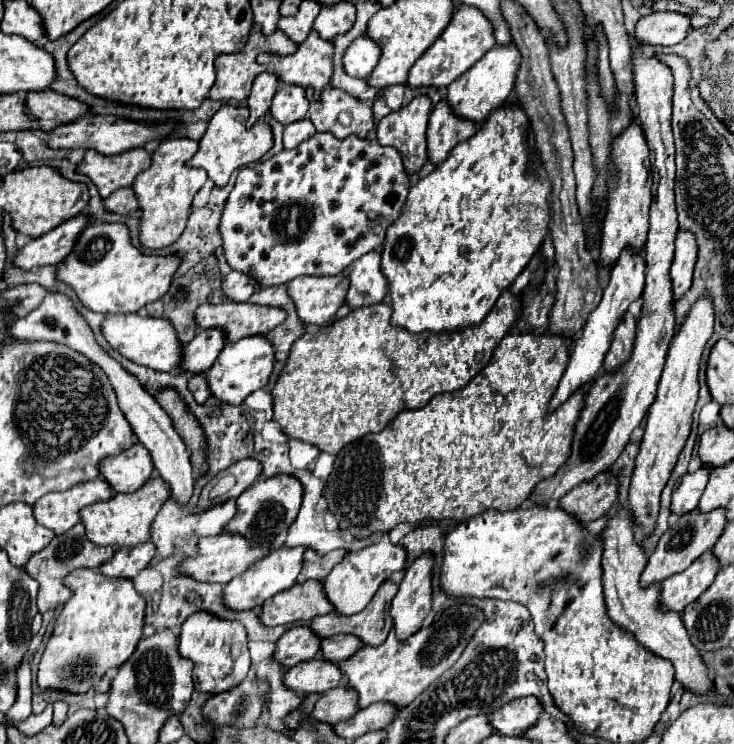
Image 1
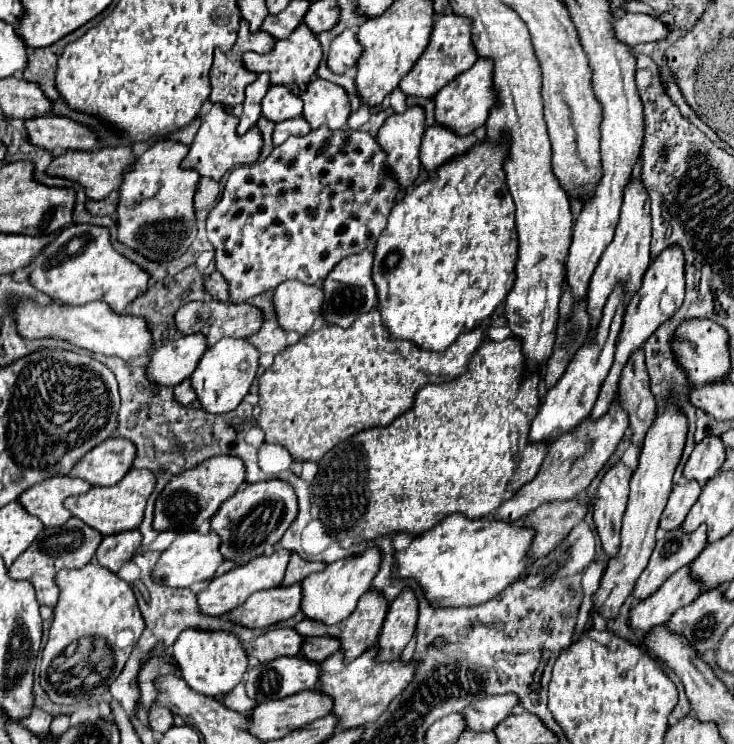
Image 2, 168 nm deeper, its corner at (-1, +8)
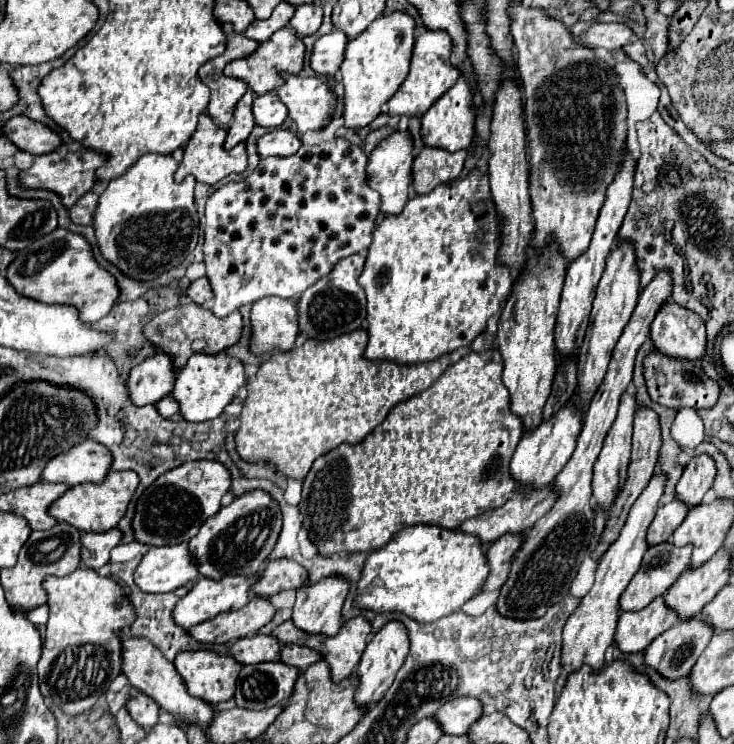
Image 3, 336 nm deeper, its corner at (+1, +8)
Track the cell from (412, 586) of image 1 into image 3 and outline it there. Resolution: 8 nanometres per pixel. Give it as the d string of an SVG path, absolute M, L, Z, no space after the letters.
M390 621L386 623L368 643L362 659L360 659L360 665L358 665L358 671L356 671L356 677L358 677L358 689L354 693L354 701L358 703L358 707L362 707L364 711L368 711L372 705L376 705L378 701L382 701L382 695L386 695L386 691L390 689L398 669L402 667L406 655L408 655L408 635L406 635L406 629L398 623L398 621Z

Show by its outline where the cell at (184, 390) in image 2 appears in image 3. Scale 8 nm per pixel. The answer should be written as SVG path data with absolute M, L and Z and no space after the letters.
M168 395L168 397L164 397L162 401L158 401L156 403L156 409L158 409L158 413L162 415L162 417L172 417L176 411L178 411L178 403Z

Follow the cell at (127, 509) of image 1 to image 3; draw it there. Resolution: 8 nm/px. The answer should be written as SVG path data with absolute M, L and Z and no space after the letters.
M112 471L106 473L106 479L100 481L98 485L94 483L82 483L70 487L62 497L58 497L48 513L58 521L58 523L68 523L74 525L80 531L106 531L116 527L116 523L124 517L126 507L130 503L130 497L134 495L138 487L138 475L132 471Z

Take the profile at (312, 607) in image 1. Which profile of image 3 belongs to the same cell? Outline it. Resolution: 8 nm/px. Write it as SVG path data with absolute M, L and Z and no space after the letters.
M250 599L242 609L222 613L202 625L190 627L188 633L198 643L228 643L256 633L274 617L274 607L266 599Z

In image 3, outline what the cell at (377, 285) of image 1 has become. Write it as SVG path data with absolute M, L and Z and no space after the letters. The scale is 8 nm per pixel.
M362 255L344 257L326 277L322 277L322 281L316 281L312 287L306 289L306 293L298 299L300 333L306 333L308 339L328 341L366 327L366 297L362 287L358 285L362 269L364 269Z

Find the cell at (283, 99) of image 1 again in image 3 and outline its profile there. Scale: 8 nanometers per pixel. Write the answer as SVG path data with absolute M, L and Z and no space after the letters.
M274 91L256 97L252 103L252 113L254 113L256 125L268 127L268 129L280 127L288 117L286 105L282 105L282 101L278 99L278 95Z

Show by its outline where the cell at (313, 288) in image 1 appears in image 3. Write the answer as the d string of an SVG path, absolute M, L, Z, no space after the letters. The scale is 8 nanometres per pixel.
M264 297L250 309L250 353L288 351L298 337L298 309L294 299Z

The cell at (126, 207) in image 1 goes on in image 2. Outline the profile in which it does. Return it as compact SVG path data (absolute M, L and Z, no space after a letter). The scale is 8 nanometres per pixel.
M112 191L102 201L92 201L92 199L86 201L86 209L92 215L110 215L110 217L114 217L116 215L116 205L118 205L118 191Z

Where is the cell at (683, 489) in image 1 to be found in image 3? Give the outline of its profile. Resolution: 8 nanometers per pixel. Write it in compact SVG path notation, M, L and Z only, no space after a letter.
M672 499L666 505L660 505L654 515L654 521L648 529L648 535L646 535L648 545L658 545L658 543L668 541L670 535L674 533L674 529L684 521L686 513L688 513L686 505L678 499Z

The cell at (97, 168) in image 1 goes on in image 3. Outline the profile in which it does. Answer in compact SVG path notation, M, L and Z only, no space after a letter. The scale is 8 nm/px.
M52 151L46 155L40 155L34 159L32 167L22 171L18 175L18 183L26 189L48 189L54 191L56 195L60 195L64 207L72 207L78 197L82 197L84 193L88 193L94 185L96 185L96 169L102 167L106 163L106 157L96 153L96 151L82 151L82 153L70 153L64 161L60 161L60 153Z

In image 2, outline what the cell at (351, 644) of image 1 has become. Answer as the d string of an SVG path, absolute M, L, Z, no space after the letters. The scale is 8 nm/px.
M306 637L302 645L302 657L322 663L340 649L340 641L334 637Z

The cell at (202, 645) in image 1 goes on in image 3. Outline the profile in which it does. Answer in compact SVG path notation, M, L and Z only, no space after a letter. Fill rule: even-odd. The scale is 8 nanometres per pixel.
M182 651L178 653L174 661L176 671L182 675L186 685L186 691L192 697L198 697L202 701L208 701L208 705L216 707L234 696L236 681L242 669L242 664L236 661L231 655L220 655L212 651ZM196 669L196 671L194 671Z

